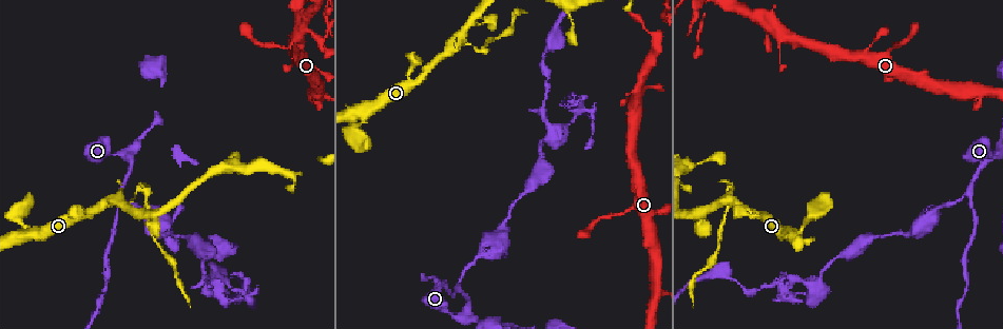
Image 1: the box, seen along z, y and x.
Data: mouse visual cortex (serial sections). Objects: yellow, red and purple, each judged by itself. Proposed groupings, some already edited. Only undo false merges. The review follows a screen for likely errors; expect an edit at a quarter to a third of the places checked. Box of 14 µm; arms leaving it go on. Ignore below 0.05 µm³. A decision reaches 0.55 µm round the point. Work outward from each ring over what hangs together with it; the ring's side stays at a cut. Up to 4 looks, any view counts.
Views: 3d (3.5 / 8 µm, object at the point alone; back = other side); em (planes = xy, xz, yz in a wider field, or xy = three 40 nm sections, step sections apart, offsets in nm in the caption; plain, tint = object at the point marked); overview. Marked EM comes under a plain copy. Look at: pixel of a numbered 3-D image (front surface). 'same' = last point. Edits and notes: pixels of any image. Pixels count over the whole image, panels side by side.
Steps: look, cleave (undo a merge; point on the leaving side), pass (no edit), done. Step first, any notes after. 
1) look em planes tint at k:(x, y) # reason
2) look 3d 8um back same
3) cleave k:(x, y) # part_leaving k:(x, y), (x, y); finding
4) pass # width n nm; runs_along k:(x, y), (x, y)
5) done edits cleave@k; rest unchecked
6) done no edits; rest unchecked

look 3d 3.5um at 1:(995, 156) # three arms meet

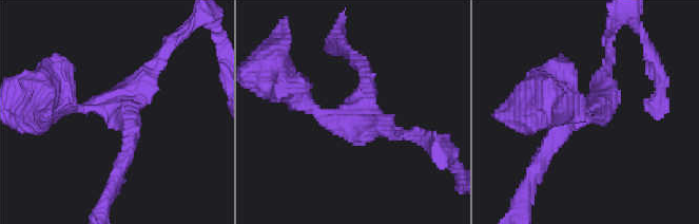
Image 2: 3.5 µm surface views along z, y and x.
look em xy step 5 tint at 2:(588, 114) # arms 3; arm_widths 200, 200, 300 nm; need the tissue

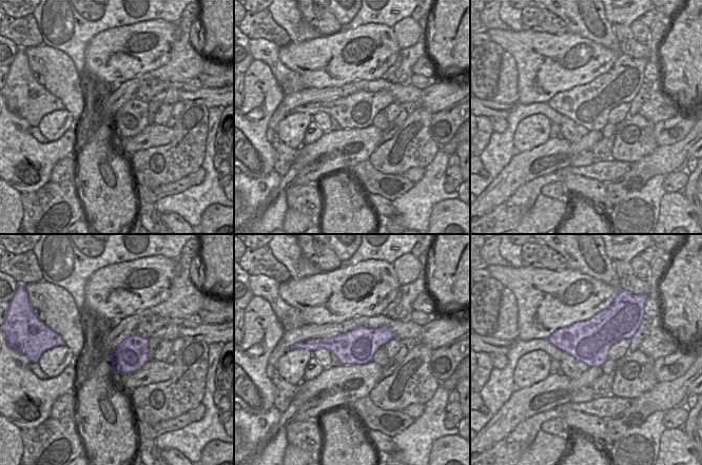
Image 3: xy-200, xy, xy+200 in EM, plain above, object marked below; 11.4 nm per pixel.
pass # runs_along 3:(391, 335), (361, 344), (307, 346); continuous, no second cell

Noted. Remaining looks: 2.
look 3d 8um at 1:(459, 288) # thin neck

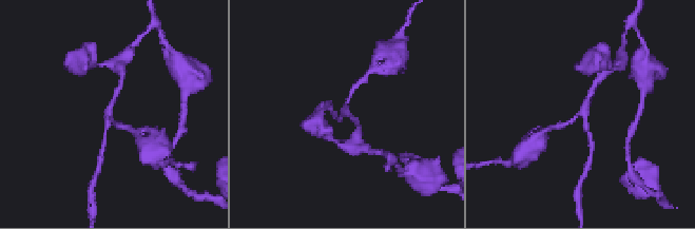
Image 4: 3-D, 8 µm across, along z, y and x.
look em xy step 3 tint at 4:(111, 113) # arms 3; arm_widths 150, 150, 200 nm; need the tissue

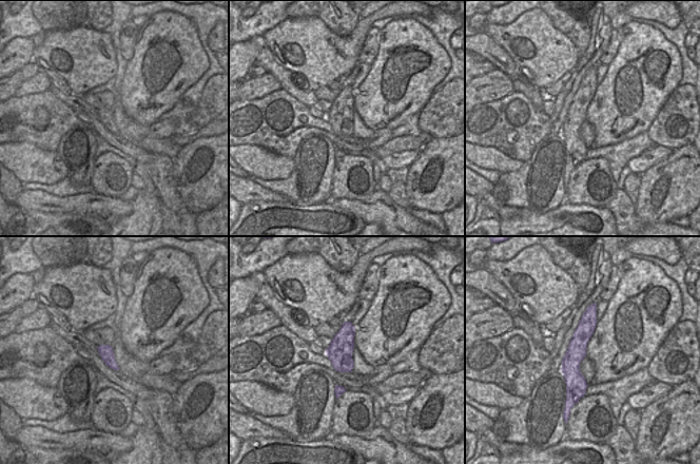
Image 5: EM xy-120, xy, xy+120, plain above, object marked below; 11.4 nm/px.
pass # runs_along 4:(594, 86), (582, 111), (560, 126); one cell here

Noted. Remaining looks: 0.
done no edits; rest unchecked

